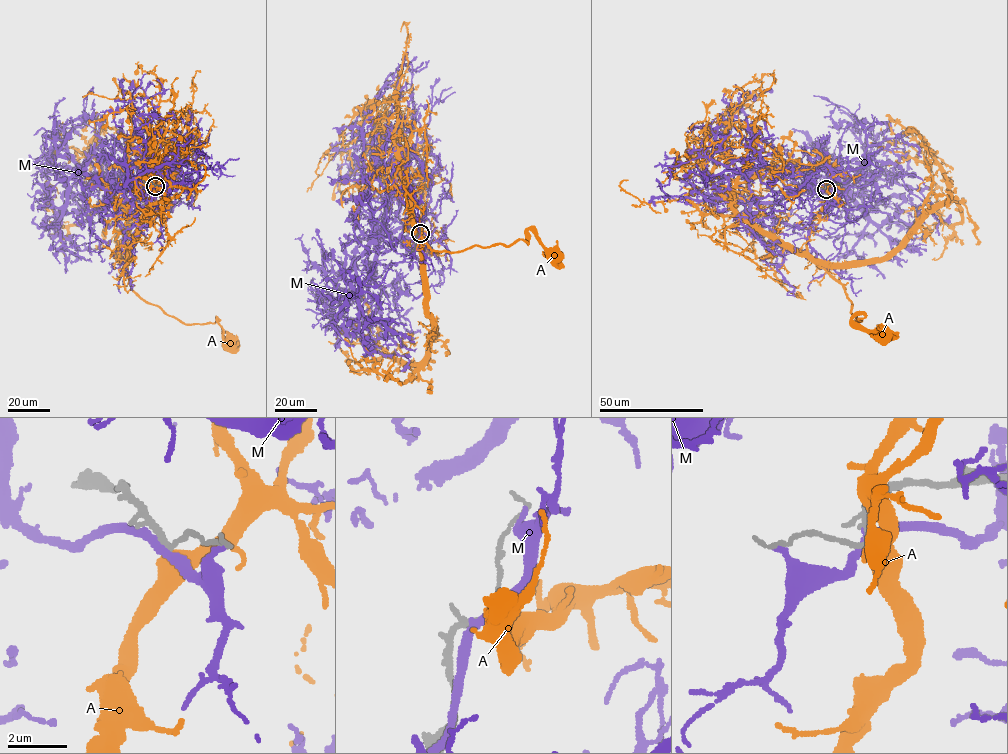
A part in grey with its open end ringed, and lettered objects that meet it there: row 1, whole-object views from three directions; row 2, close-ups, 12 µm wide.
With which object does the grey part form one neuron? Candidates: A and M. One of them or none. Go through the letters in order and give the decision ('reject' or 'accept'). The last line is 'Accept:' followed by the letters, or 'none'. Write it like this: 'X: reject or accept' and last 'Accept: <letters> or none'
A: accept
M: reject
Accept: A

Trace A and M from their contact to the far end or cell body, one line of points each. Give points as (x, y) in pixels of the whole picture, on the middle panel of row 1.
A: (420, 234), (412, 218), (427, 246), (455, 252), (528, 243), (528, 230), (554, 254)
M: (419, 234), (408, 246), (373, 231), (366, 195), (368, 172), (396, 121), (397, 68), (420, 66)

